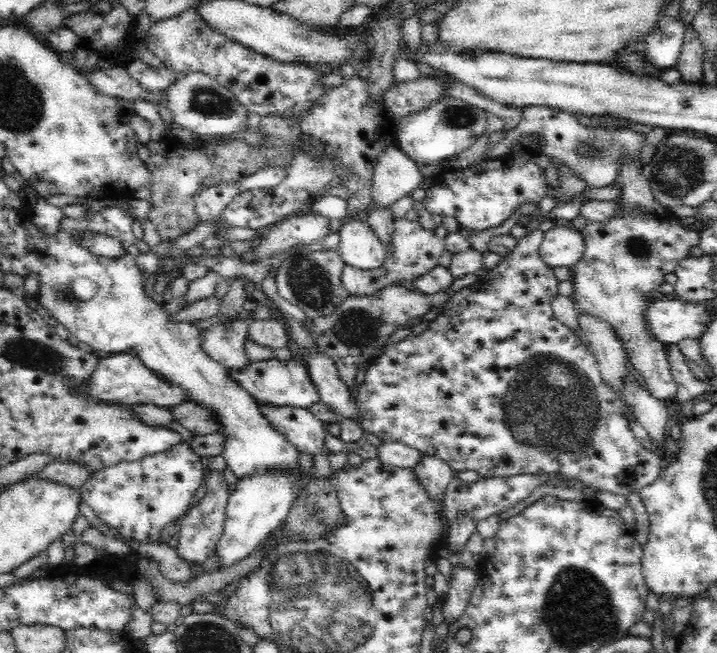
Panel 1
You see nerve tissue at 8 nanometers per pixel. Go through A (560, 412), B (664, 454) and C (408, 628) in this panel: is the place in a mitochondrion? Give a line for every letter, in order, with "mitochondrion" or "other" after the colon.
A: mitochondrion
B: other
C: other

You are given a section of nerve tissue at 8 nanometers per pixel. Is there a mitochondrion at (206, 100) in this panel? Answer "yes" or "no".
yes

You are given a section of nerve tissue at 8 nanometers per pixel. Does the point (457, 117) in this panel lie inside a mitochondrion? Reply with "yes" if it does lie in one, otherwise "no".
yes

